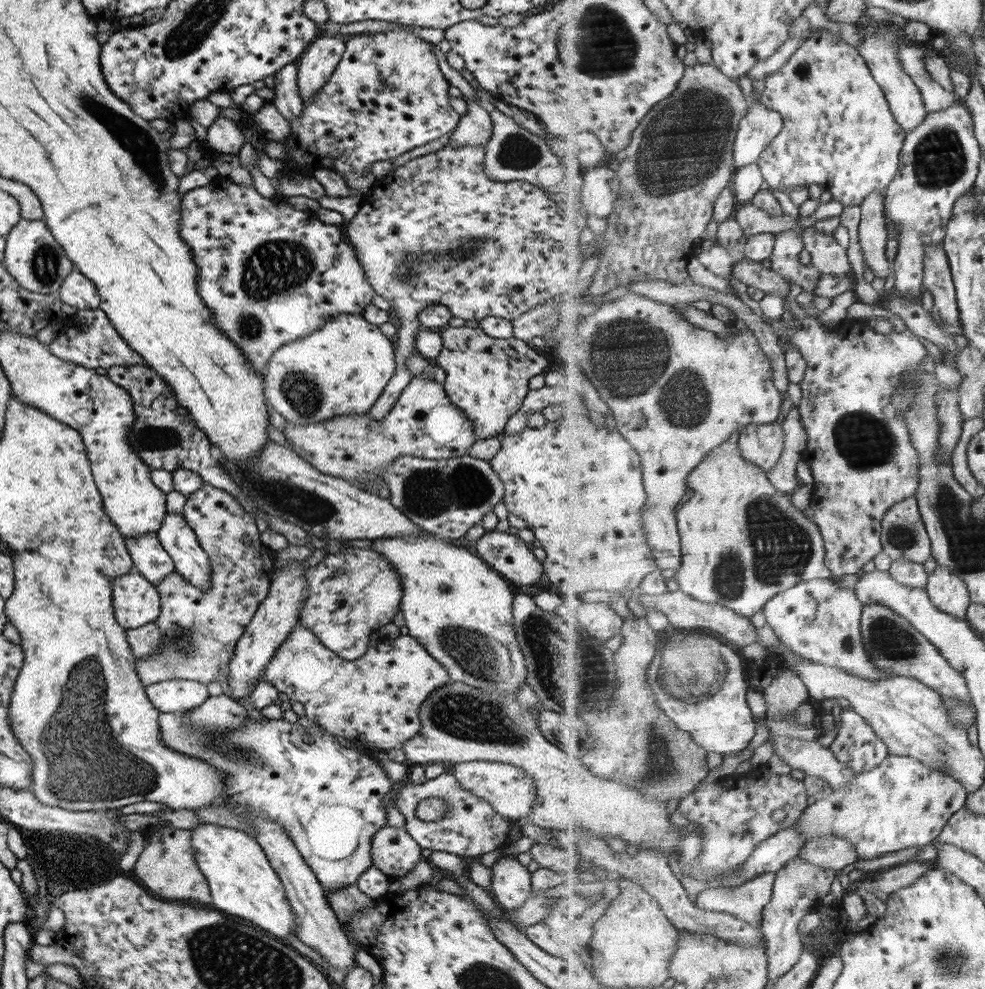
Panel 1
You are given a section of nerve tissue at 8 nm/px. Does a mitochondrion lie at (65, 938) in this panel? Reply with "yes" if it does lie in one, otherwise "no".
no

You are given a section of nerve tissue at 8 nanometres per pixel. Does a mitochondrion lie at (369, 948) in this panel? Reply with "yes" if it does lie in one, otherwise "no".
no

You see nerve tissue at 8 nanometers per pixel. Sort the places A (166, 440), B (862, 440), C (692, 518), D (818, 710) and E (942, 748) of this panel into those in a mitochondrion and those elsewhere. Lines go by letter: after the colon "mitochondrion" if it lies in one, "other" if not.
A: mitochondrion
B: mitochondrion
C: other
D: other
E: mitochondrion

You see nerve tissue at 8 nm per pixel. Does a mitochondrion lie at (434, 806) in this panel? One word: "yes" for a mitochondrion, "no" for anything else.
no

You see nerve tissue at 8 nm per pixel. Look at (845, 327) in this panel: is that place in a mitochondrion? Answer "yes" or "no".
no

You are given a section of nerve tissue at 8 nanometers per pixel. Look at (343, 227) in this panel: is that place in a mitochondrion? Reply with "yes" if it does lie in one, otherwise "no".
no

